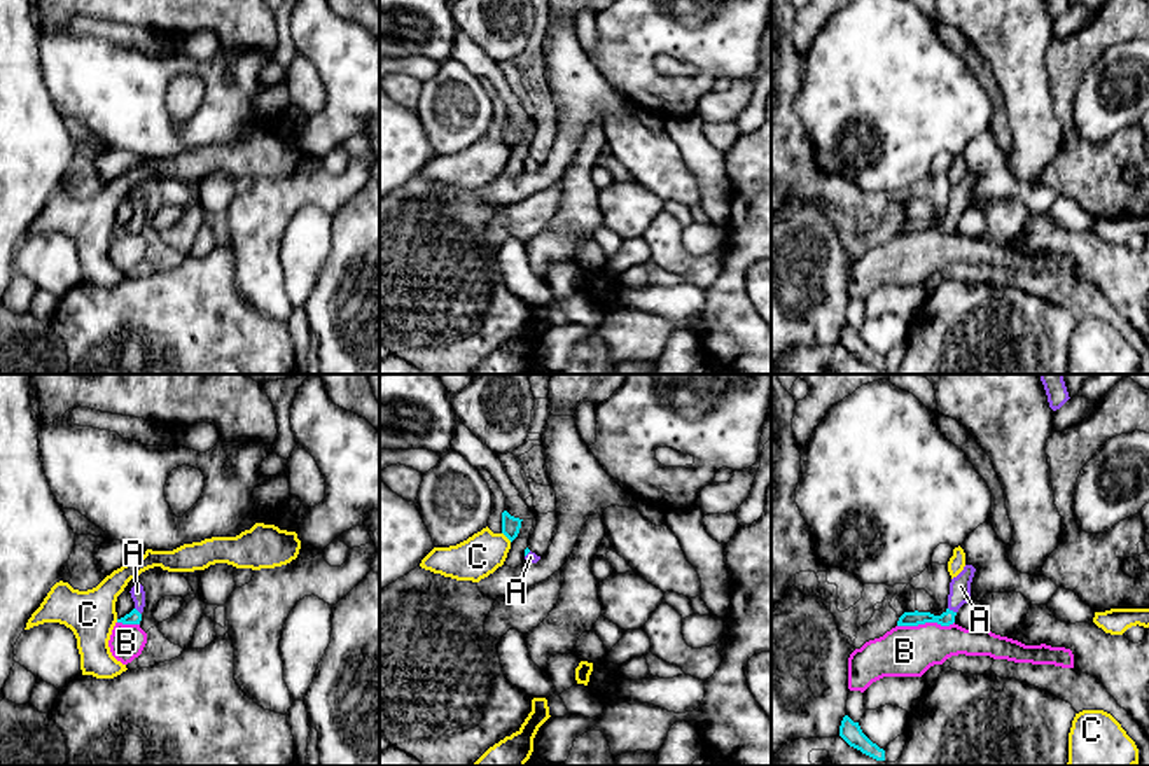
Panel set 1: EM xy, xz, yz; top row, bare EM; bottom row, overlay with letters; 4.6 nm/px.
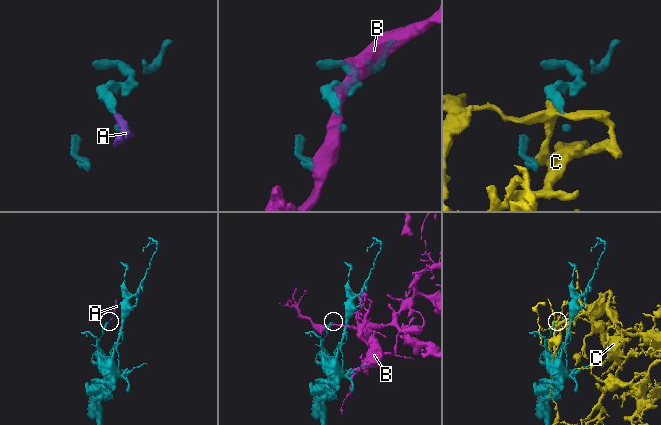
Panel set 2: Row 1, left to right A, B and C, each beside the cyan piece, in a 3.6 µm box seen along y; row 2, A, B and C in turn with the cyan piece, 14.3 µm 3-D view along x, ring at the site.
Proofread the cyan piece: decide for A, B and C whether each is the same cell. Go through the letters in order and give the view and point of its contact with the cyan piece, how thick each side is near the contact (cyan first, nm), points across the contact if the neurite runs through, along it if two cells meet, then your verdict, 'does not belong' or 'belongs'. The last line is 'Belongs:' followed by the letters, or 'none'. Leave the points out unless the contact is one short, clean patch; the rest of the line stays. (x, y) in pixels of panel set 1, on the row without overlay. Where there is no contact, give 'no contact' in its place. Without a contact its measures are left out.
A: meets cyan in yz at (952, 219); 70 nm thick on the cyan side, 100 nm on the other; runs through yz (915, 226), (945, 226), (952, 219), (960, 194); belongs
B: meets cyan in yz at (926, 229); 70 nm thick on the cyan side, 240 nm on the other; does not belong
C: meets cyan in xz at (508, 146); 90 nm thick on the cyan side, 200 nm on the other; does not belong
Belongs: A

